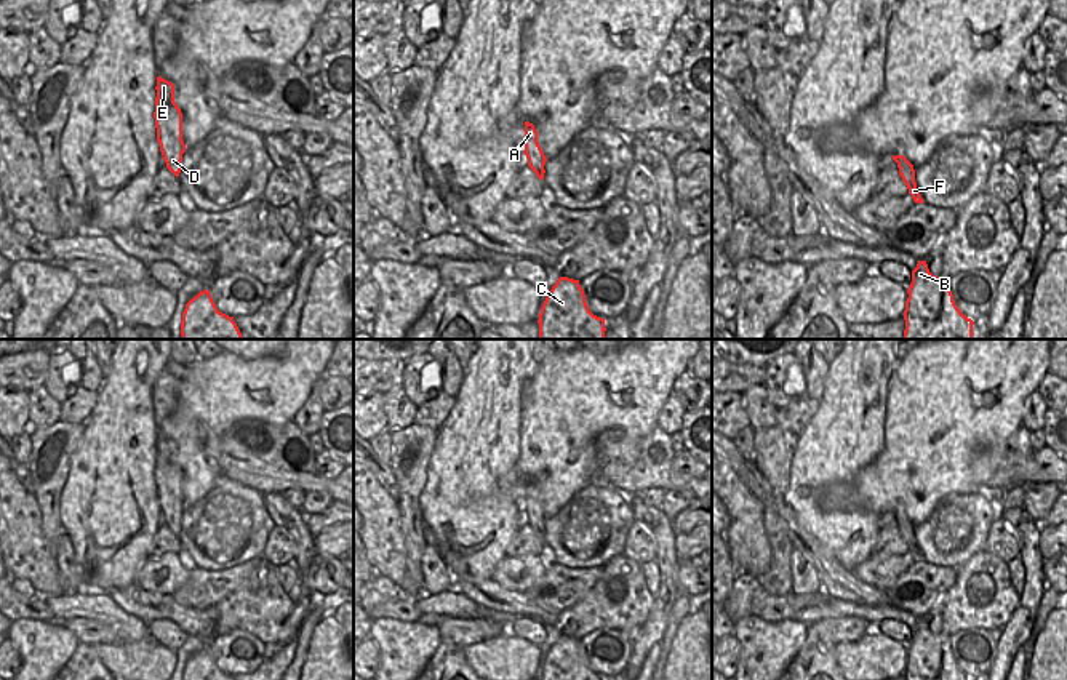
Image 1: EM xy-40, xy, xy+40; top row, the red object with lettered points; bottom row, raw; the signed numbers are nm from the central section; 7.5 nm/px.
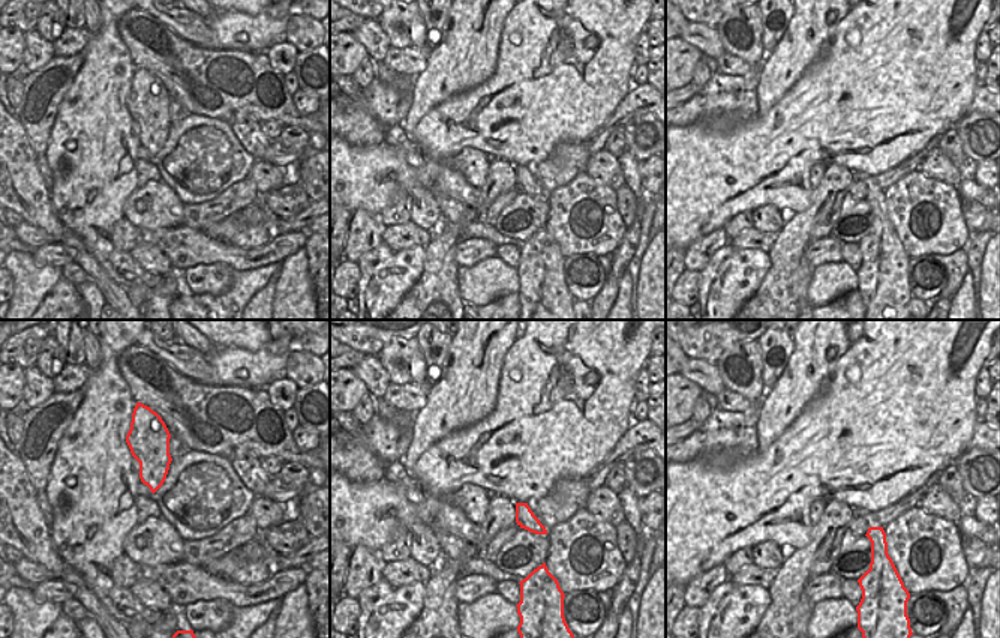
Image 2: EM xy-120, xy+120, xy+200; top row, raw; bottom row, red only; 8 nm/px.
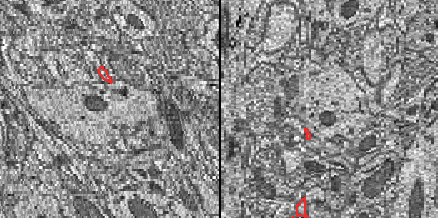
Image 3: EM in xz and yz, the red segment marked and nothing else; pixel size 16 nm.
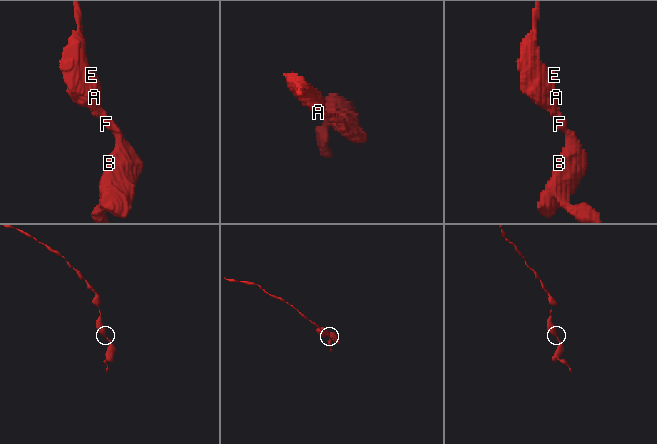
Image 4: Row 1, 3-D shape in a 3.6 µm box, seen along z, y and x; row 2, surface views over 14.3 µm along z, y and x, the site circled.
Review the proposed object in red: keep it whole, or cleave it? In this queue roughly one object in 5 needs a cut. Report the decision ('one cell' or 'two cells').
one cell

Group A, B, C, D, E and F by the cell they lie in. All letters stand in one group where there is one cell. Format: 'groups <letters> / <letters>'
groups A B C D E F

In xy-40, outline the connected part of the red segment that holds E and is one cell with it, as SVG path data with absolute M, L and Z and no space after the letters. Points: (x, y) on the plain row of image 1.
M160 434L157 435L155 456L155 486L160 510L166 526L178 536L181 531L182 512L186 502L182 499L182 470L174 461L174 443Z

